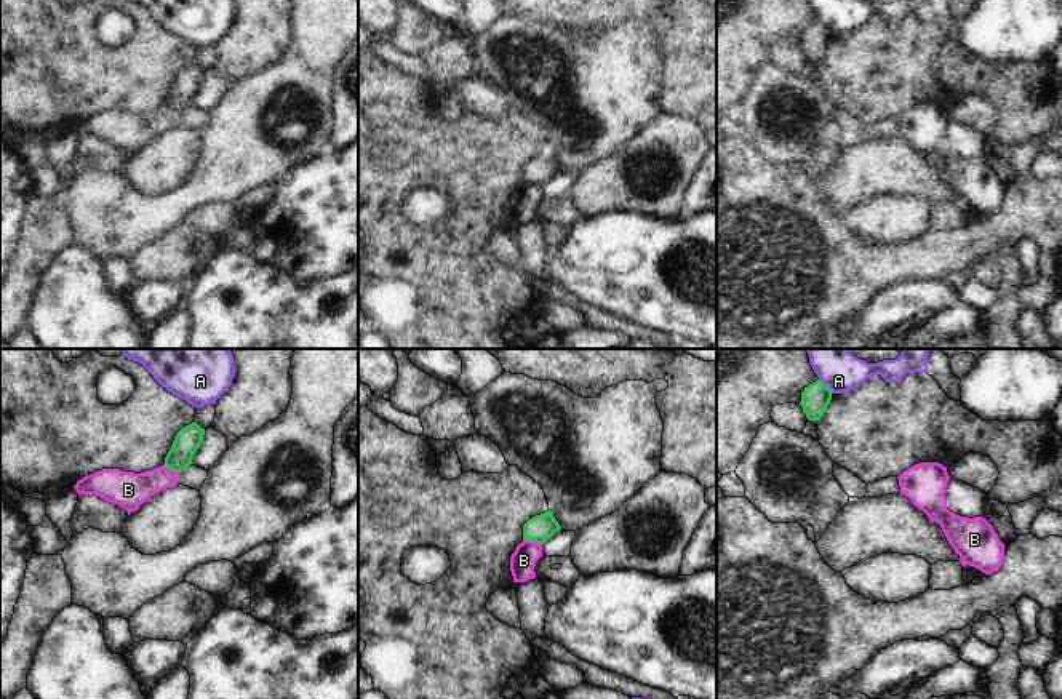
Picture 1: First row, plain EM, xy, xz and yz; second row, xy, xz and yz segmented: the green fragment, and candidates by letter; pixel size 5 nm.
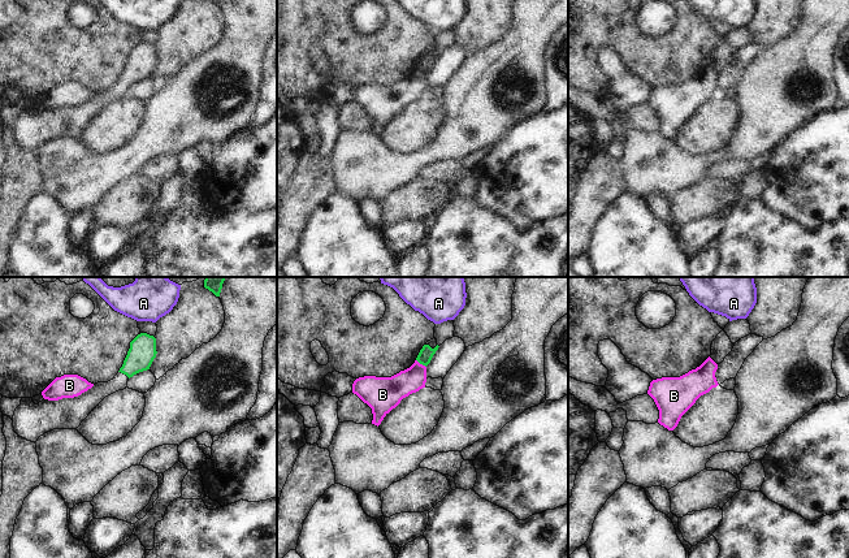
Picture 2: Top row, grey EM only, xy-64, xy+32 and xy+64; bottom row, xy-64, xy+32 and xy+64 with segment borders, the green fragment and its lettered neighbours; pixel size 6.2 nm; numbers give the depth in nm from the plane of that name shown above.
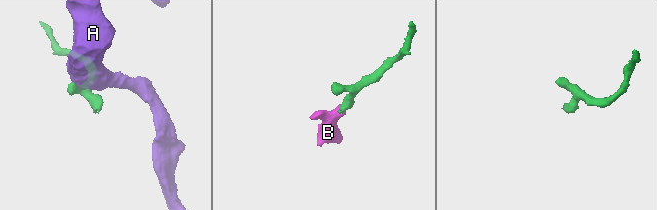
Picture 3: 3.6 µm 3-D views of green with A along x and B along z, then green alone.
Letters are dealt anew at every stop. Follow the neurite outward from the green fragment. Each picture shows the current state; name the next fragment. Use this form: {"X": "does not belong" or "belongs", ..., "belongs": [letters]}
{"A": "does not belong", "B": "does not belong", "belongs": []}

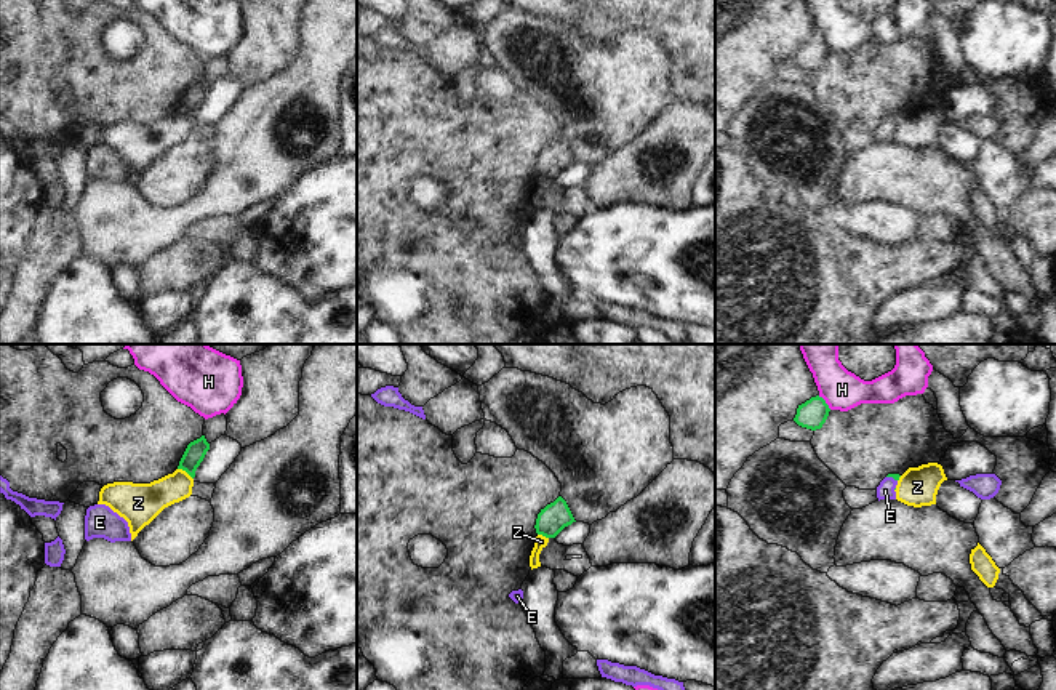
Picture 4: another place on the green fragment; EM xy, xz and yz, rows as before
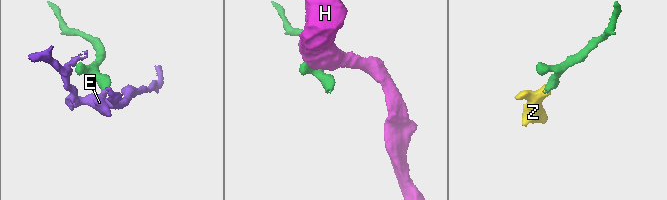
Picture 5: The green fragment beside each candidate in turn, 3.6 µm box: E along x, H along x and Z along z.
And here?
{"E": "belongs", "H": "does not belong", "Z": "does not belong", "belongs": ["E"]}

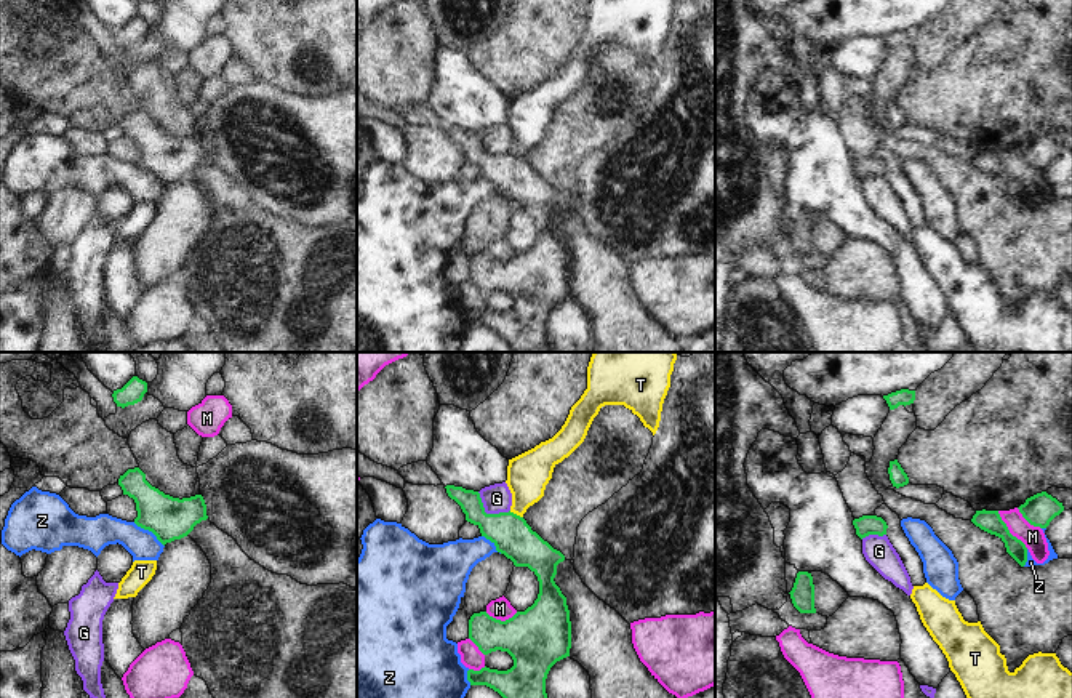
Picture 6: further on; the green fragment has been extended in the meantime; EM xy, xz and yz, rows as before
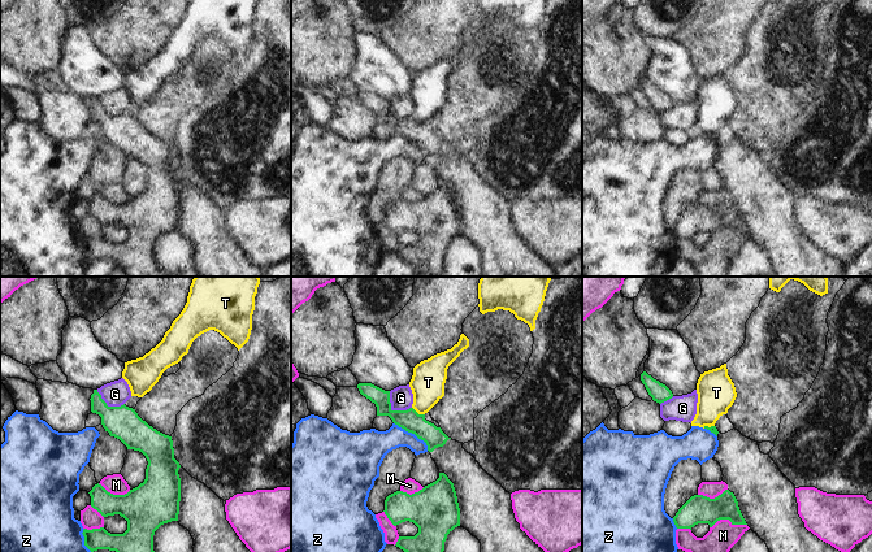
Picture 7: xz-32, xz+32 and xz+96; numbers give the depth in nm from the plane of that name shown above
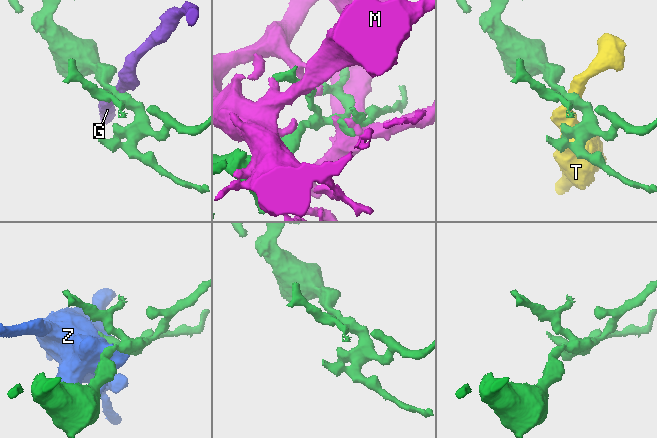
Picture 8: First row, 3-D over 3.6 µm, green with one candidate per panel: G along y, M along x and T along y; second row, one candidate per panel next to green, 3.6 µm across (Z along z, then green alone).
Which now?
{"G": "does not belong", "M": "does not belong", "T": "does not belong", "Z": "does not belong", "belongs": []}

